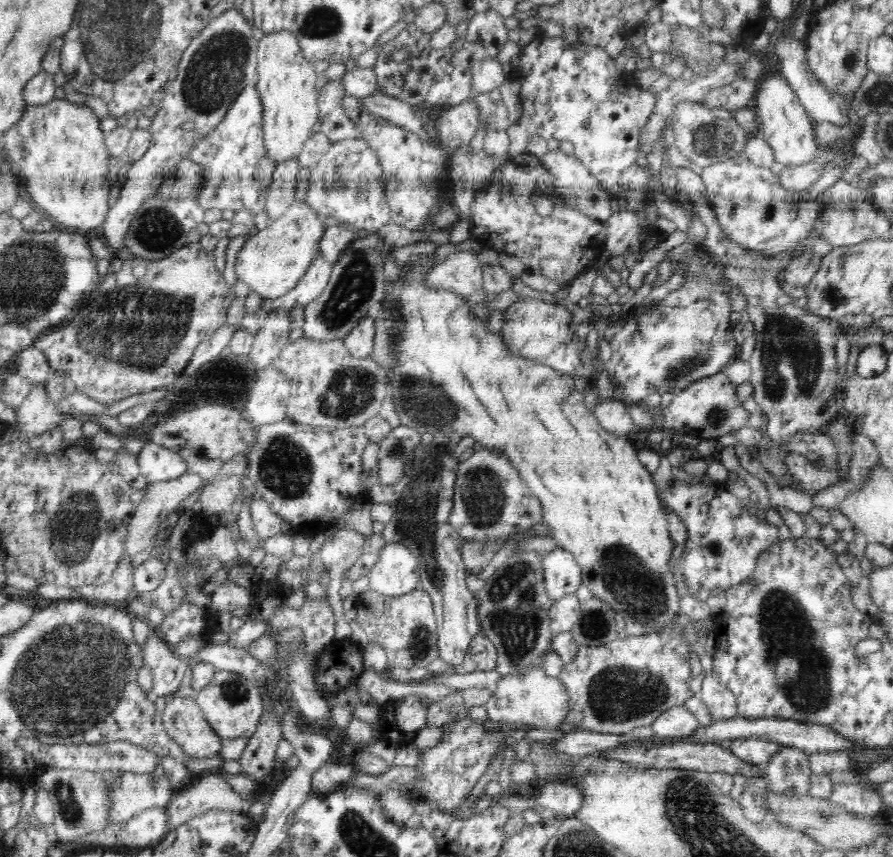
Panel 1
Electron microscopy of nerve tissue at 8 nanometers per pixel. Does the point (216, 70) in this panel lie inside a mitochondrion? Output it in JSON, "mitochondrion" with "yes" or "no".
{"mitochondrion":"yes"}

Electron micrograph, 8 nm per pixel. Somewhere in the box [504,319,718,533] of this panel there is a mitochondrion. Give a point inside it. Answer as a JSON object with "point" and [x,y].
{"point":[699,357]}

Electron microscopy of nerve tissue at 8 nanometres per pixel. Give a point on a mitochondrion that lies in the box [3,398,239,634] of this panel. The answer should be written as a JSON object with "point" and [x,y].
{"point":[74,527]}

